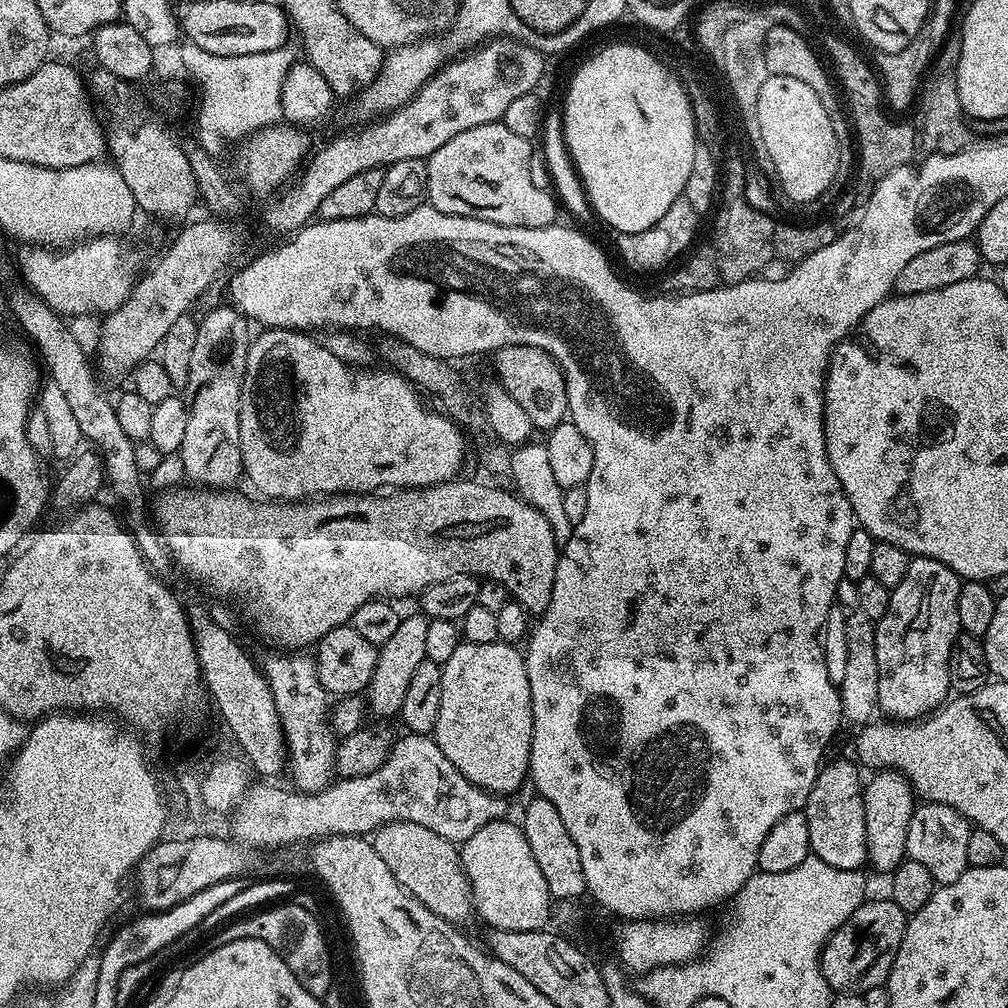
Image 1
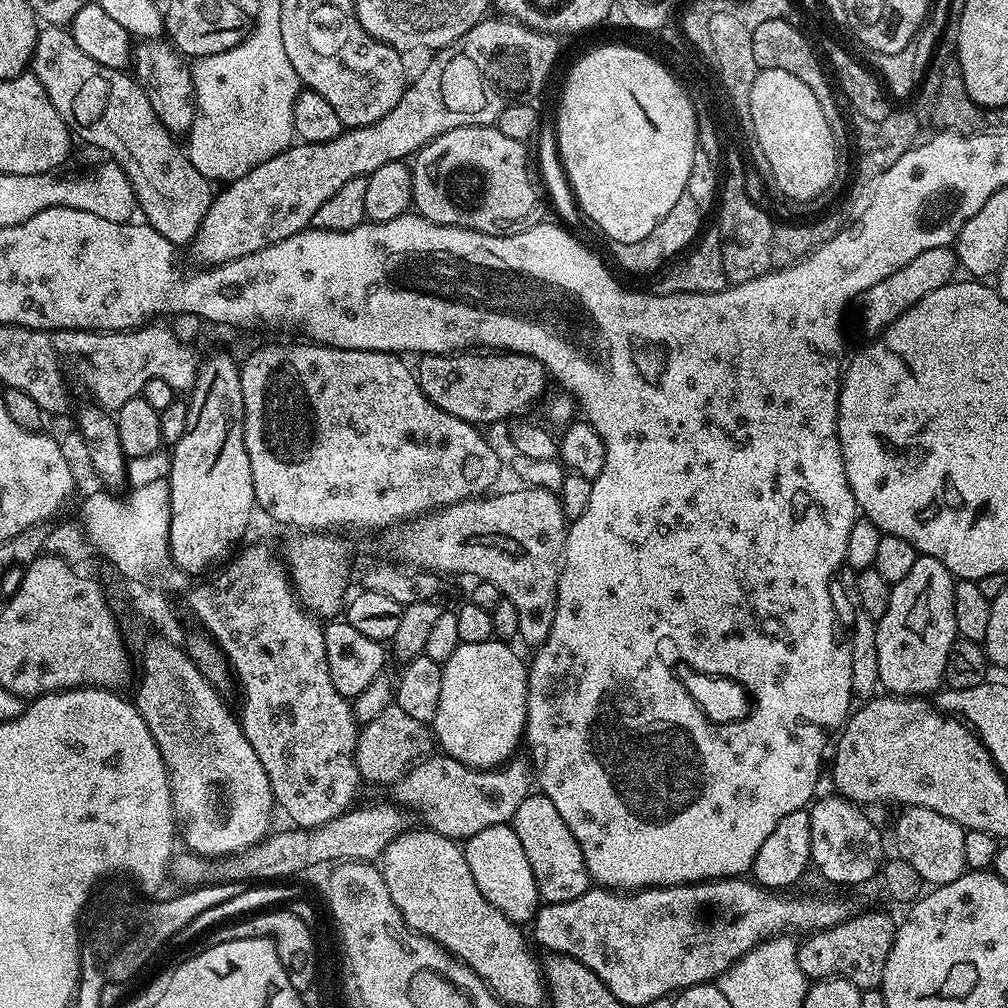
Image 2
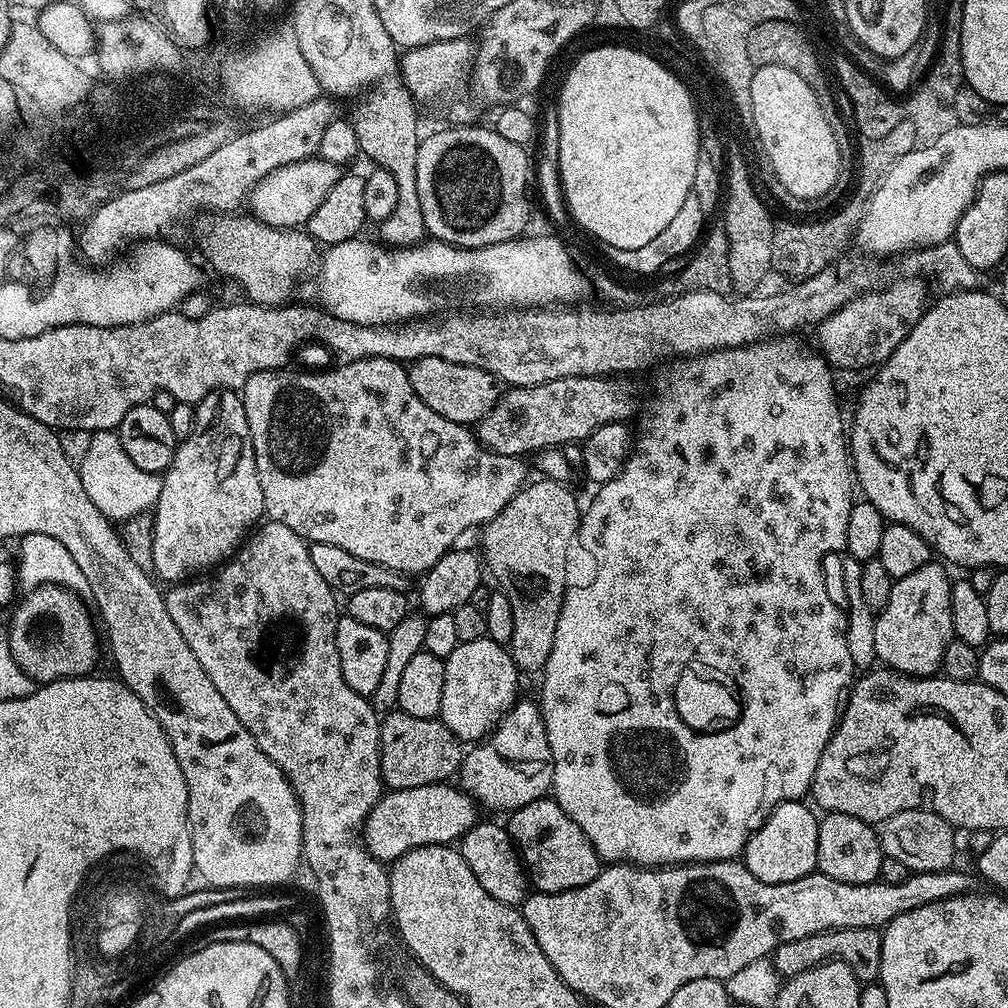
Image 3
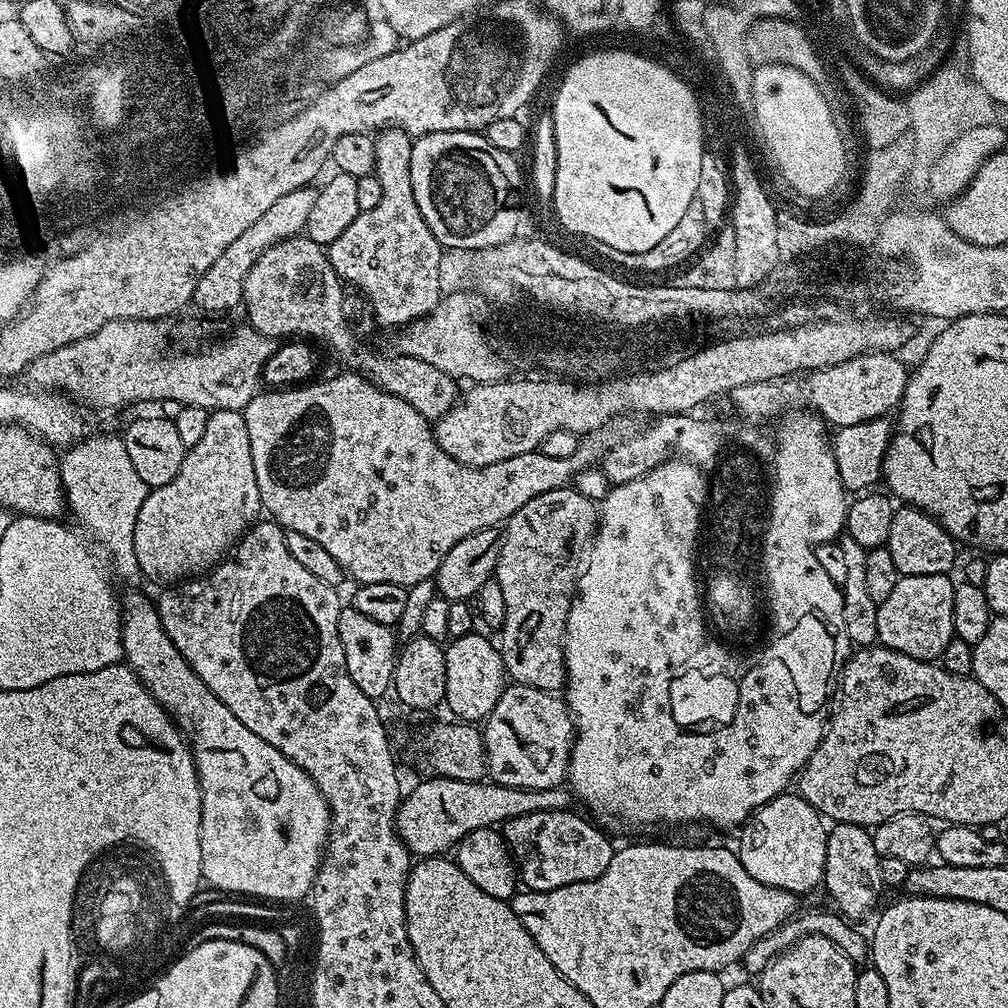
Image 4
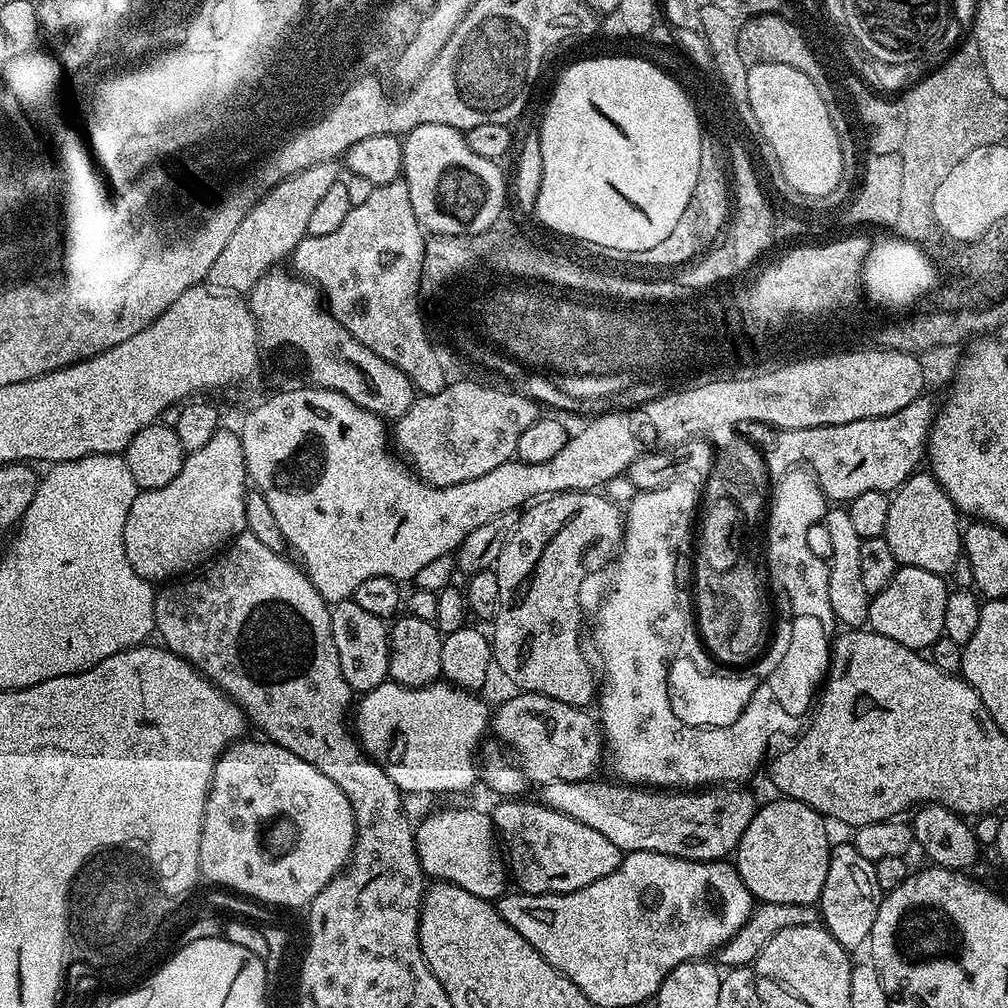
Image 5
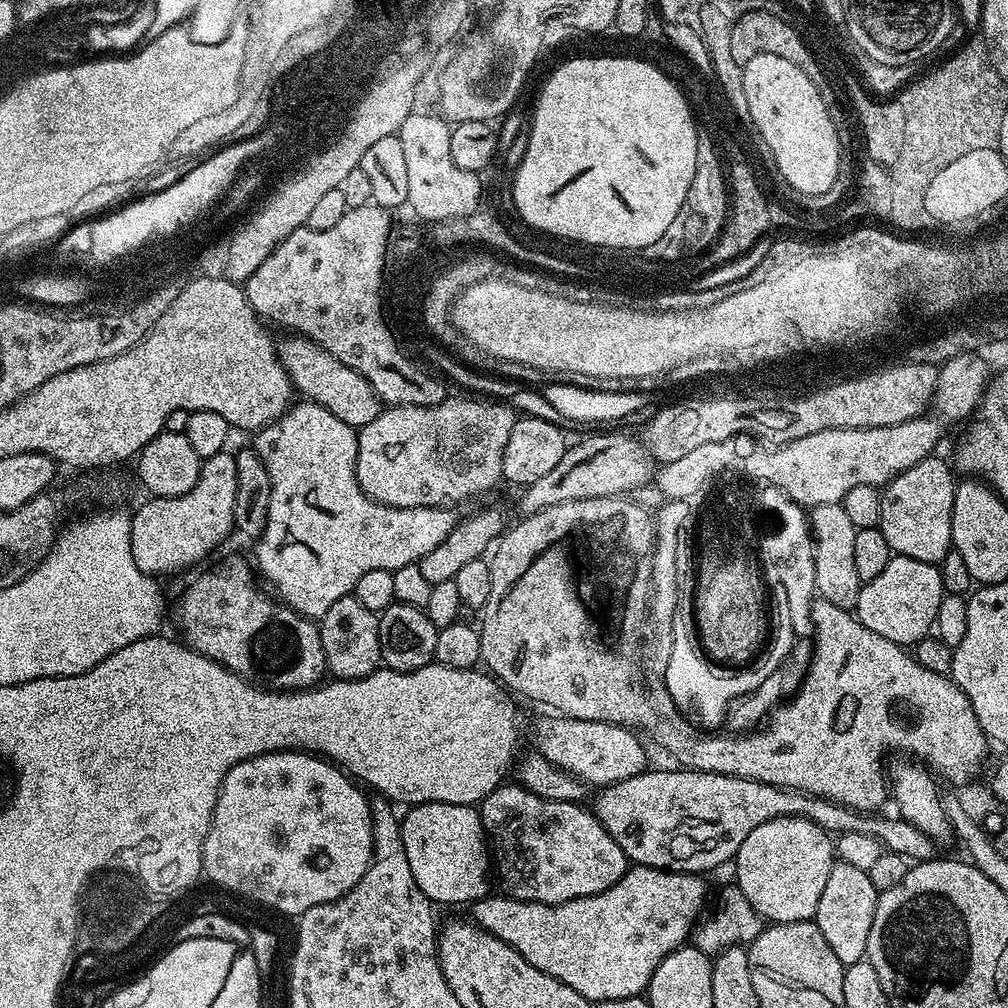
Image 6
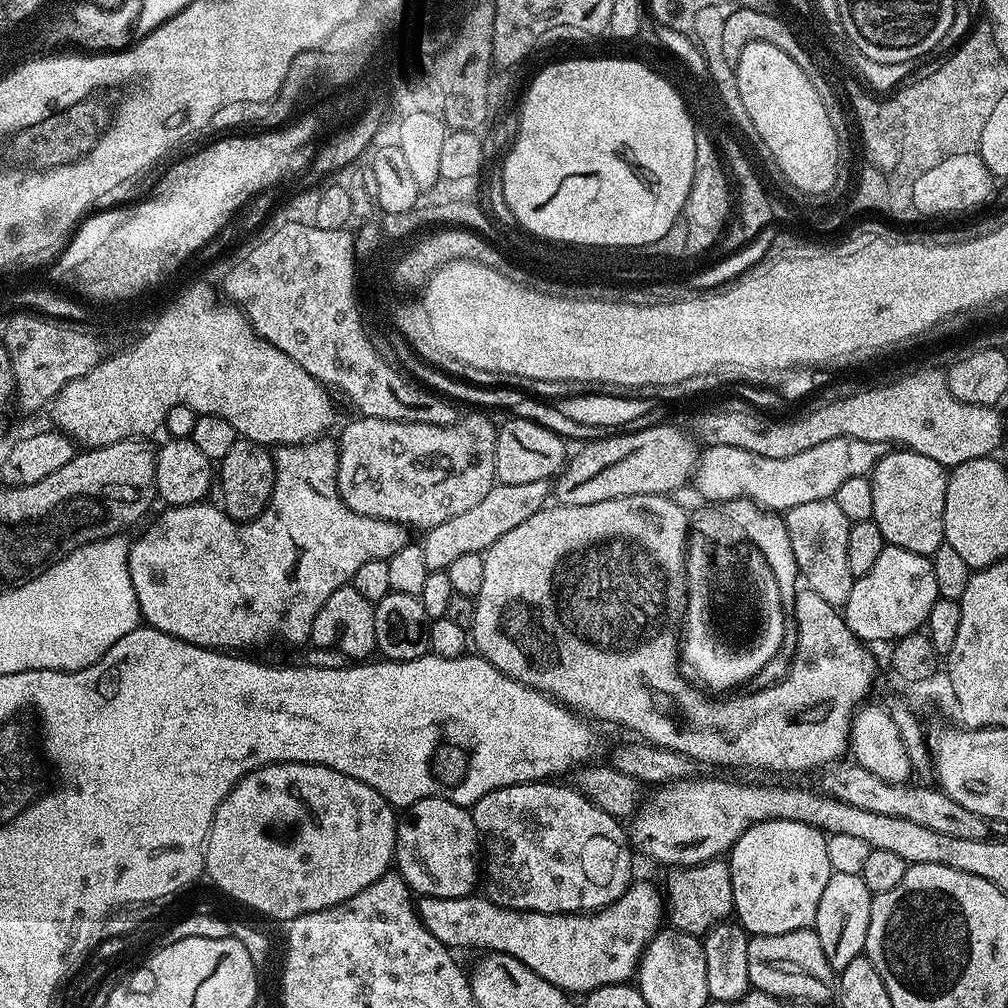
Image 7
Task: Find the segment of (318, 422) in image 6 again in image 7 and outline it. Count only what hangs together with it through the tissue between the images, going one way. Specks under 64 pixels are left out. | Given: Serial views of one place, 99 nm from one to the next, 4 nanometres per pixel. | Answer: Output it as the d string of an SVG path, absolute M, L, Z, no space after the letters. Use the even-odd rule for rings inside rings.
M321 438L310 440L306 444L285 444L275 449L276 457L276 481L270 502L266 510L258 518L253 520L231 520L219 507L216 508L209 502L198 504L183 504L177 508L165 507L164 513L141 534L135 541L131 541L128 549L128 565L130 566L130 582L134 582L134 594L138 594L138 606L143 623L150 628L157 628L166 634L176 636L191 644L197 644L203 648L217 650L248 650L244 648L256 648L259 644L268 644L271 640L285 640L288 644L308 644L312 634L312 623L322 610L326 598L334 594L334 590L351 585L354 574L365 562L375 560L388 560L398 550L410 543L409 529L402 524L395 524L389 520L379 520L358 514L342 502L336 485L336 471L338 470L338 454L340 453L335 439Z

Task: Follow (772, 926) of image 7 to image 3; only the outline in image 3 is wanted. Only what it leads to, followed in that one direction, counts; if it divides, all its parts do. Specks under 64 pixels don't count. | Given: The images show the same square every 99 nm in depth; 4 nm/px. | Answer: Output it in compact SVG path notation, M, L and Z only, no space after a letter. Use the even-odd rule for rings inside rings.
M787 800L773 808L772 813L762 822L762 826L757 832L749 836L742 862L762 882L777 884L778 882L794 882L806 874L817 871L816 859L818 858L818 826L820 825L817 813L811 807L807 808L807 803L798 800Z

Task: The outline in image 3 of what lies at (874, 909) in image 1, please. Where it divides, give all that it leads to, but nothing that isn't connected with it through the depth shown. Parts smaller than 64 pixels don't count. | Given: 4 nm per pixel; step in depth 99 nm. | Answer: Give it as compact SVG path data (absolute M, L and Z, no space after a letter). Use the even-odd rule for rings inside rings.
M839 928L836 932L806 934L806 938L794 938L794 942L782 942L772 953L770 959L781 977L797 976L814 966L833 958L846 962L854 970L857 980L872 982L879 977L882 962L881 933L875 928Z

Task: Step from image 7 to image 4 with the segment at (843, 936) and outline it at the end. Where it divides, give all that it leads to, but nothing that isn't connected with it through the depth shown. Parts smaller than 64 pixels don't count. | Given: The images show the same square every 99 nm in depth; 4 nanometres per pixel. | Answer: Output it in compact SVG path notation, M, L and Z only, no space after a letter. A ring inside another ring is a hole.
M833 823L828 828L828 841L826 842L826 866L822 881L823 891L828 891L832 898L835 911L849 922L860 922L860 919L875 906L880 898L880 892L884 888L882 874L878 874L878 862L880 861L878 850L874 850L872 832L867 828L860 828L857 824Z

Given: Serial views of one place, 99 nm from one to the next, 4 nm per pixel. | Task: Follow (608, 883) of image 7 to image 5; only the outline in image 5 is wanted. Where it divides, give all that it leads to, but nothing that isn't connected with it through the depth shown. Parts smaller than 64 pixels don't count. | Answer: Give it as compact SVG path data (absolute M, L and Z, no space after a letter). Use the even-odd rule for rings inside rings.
M504 798L499 803L500 805L490 812L492 826L506 849L506 864L510 869L511 879L519 891L537 896L582 890L582 886L590 886L590 882L598 882L598 878L606 878L610 870L620 865L622 859L620 848L614 846L610 838L598 834L598 830L590 830L590 826L582 826L582 822L574 822L574 818L566 818L566 814L558 814L558 810L550 810L539 802L531 804L528 798Z

